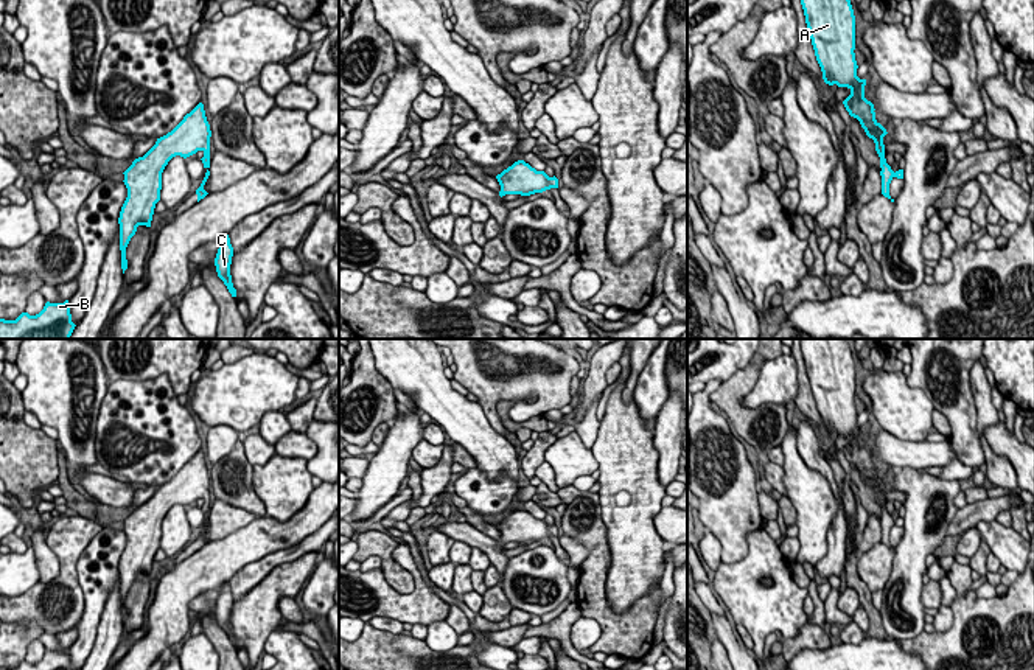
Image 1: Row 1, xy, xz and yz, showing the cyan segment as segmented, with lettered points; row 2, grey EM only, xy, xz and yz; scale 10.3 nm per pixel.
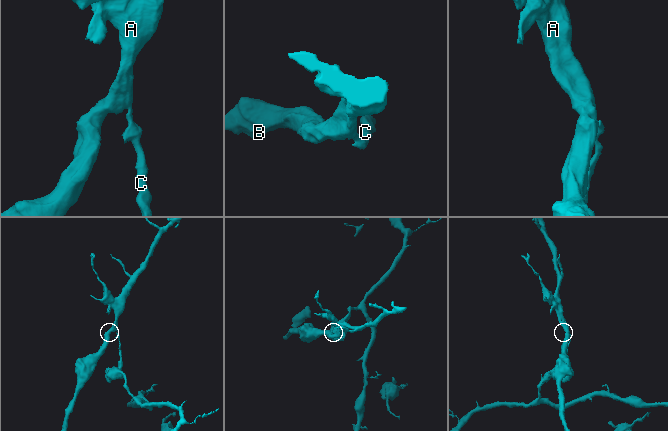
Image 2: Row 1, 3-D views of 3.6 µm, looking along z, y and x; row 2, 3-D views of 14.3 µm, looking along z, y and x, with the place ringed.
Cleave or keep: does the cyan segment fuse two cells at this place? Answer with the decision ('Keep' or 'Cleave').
Cleave

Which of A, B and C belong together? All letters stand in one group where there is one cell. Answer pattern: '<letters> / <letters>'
A B / C

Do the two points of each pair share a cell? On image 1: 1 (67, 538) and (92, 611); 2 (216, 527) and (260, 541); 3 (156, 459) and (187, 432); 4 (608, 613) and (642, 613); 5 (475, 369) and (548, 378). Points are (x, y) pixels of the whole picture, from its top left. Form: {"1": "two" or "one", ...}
{"1": "two", "2": "two", "3": "one", "4": "one", "5": "one"}

